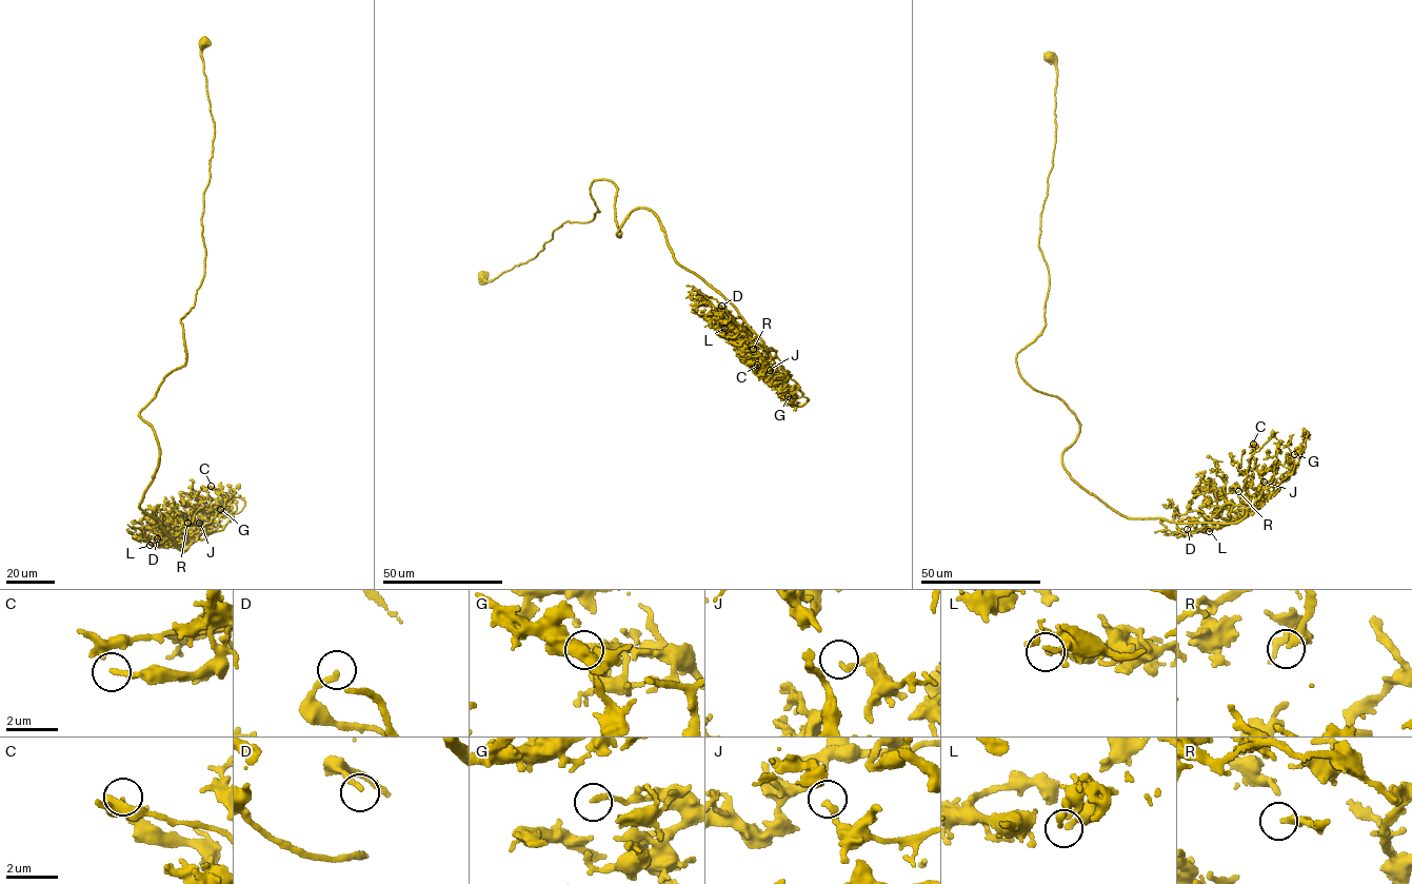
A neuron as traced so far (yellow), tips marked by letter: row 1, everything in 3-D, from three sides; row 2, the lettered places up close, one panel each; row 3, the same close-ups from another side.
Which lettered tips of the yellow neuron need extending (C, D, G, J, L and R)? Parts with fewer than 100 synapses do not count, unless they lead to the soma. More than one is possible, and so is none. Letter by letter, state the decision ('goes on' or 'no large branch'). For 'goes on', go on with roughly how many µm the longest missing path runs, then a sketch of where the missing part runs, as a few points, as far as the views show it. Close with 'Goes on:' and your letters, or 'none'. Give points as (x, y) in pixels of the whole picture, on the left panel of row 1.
C: no large branch
D: no large branch
G: no large branch
J: no large branch
L: no large branch
R: goes on; about 9 µm are missing; missing branch runs (187, 523), (178, 516), (170, 518)
Goes on: R

